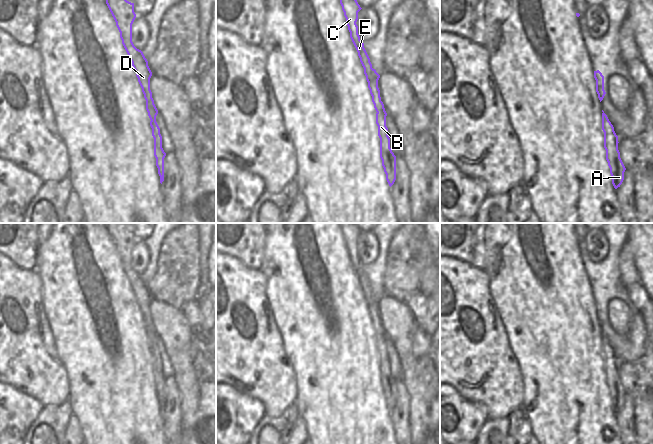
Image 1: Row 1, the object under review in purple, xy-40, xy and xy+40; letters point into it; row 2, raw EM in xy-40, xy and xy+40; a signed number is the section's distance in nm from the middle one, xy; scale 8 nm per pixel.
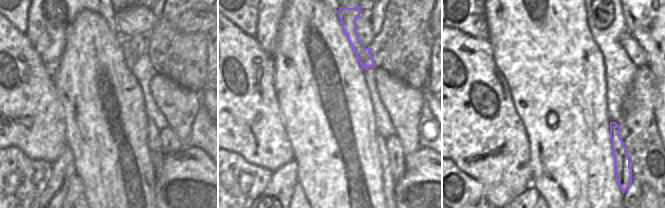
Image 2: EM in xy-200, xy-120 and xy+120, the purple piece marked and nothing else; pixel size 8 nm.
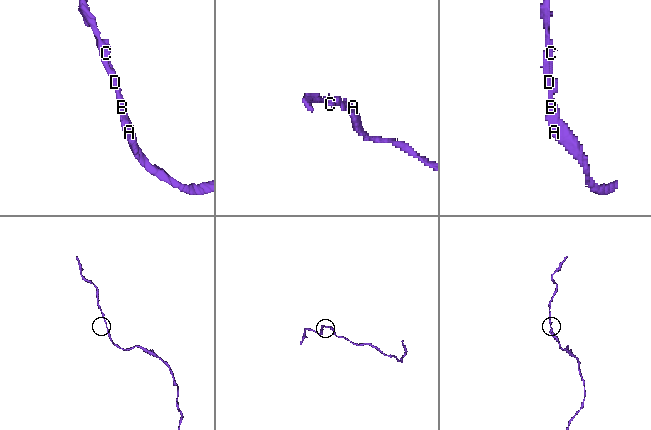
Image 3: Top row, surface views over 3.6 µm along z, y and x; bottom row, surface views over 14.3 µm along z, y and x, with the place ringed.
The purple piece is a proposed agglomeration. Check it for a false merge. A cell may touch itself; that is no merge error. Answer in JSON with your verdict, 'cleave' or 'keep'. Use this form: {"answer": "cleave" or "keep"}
{"answer": "keep"}

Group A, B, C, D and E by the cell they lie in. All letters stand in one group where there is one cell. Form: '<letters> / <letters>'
A B C D E

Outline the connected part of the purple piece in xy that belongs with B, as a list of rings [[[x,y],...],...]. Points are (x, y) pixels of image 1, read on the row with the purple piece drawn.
[[[340,0],[346,24],[350,32],[350,38],[358,52],[360,62],[364,68],[364,74],[368,82],[368,88],[372,96],[372,102],[376,110],[376,124],[378,126],[378,136],[380,138],[380,158],[382,166],[386,174],[386,180],[391,187],[396,180],[396,156],[390,148],[390,138],[388,136],[388,128],[386,126],[387,113],[384,104],[381,101],[380,90],[378,88],[378,80],[380,75],[372,68],[370,58],[364,48],[364,43],[360,40],[358,34],[358,12],[362,9],[357,0]]]

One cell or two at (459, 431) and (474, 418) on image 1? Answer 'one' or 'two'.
one

